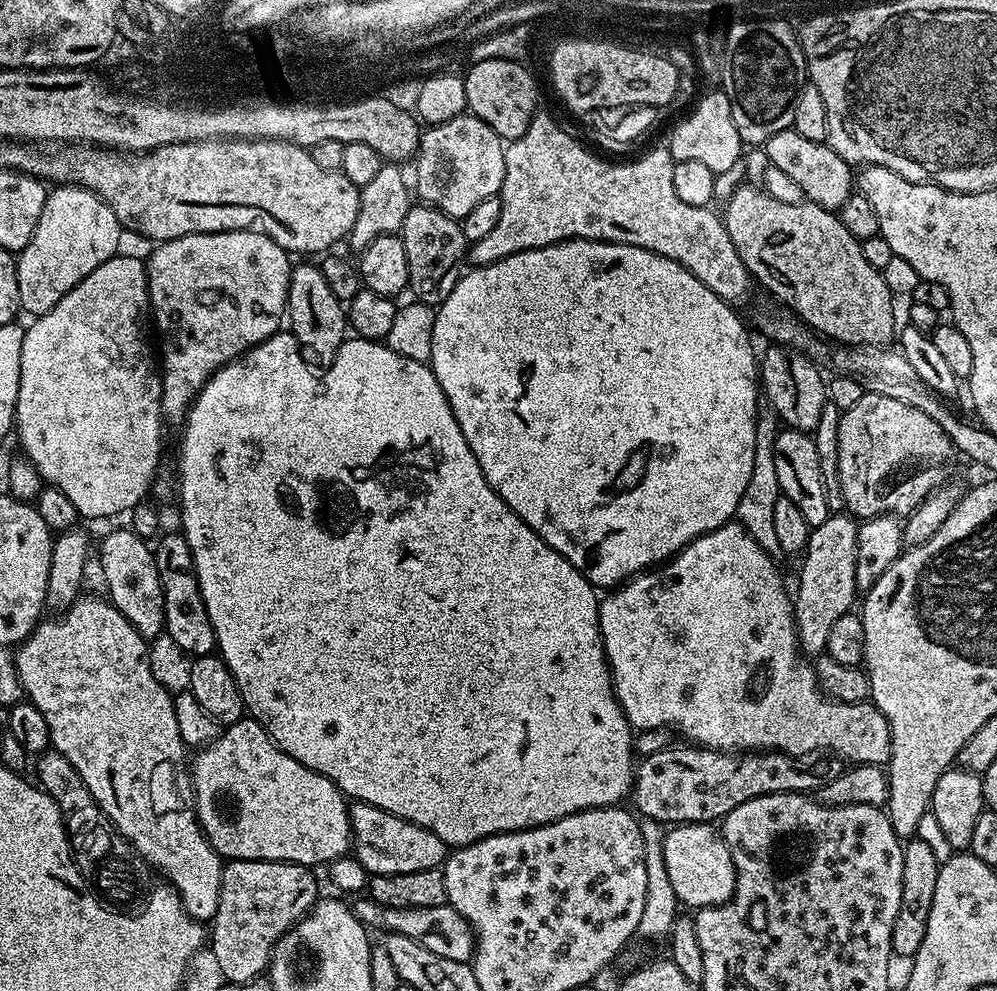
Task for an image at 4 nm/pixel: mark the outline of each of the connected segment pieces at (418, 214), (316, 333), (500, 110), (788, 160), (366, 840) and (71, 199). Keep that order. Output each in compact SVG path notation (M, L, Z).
M417 203L406 214L406 222L402 222L398 233L400 241L406 246L406 266L408 267L408 288L415 299L422 304L438 306L444 301L445 293L436 292L440 283L448 276L448 271L466 256L470 242L462 234L460 220L455 216L447 216L437 208Z
M297 263L293 267L292 281L288 287L286 324L301 349L305 353L313 352L314 355L320 356L321 365L324 366L332 363L345 342L346 333L350 328L346 319L345 305L334 294L334 290L330 290L326 278L322 278L322 270L315 263Z
M477 60L472 66L469 72L463 73L467 111L486 122L486 126L490 126L490 130L505 142L522 138L522 134L526 134L526 126L530 126L538 114L536 103L540 100L540 88L535 78L518 61Z
M792 129L780 131L764 145L766 154L774 170L782 172L794 185L798 186L809 203L814 203L828 211L837 211L845 204L854 188L854 172L847 160L829 147L827 143L810 142Z
M359 802L353 803L348 809L348 823L352 825L352 835L350 837L350 848L354 857L362 864L366 872L372 876L382 874L414 874L414 870L430 870L440 868L446 857L449 855L449 845L438 838L430 830L418 826L409 820L398 818L389 812L378 810L378 806L370 806Z
M56 186L49 191L42 218L34 226L34 238L16 256L18 298L29 317L46 314L86 274L94 274L102 262L117 255L122 229L114 210L89 188Z

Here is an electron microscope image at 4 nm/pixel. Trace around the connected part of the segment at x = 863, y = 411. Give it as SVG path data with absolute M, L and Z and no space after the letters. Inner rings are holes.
M865 391L864 396L858 398L857 404L850 406L850 410L840 414L840 425L838 426L838 474L840 475L840 489L844 495L844 508L856 518L867 518L869 516L895 516L903 518L908 513L913 512L939 484L943 484L949 479L948 463L952 460L952 454L954 455L954 447L951 438L947 436L946 431L942 430L941 426L938 426L937 422L934 422L934 419L930 418L929 415L924 414L922 410L915 409L912 405L906 405L903 402L898 402L895 398L885 396L883 391Z

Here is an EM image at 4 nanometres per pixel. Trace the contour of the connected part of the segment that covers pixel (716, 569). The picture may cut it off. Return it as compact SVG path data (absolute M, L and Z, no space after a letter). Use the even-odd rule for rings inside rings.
M729 522L718 526L718 530L708 532L705 536L697 536L667 562L653 567L651 570L637 572L635 576L611 589L605 595L608 596L605 600L603 597L599 601L600 637L604 643L604 656L608 659L612 687L616 689L616 700L622 706L624 717L627 718L633 729L673 728L674 731L681 732L688 739L685 741L717 752L771 750L785 752L788 756L797 758L808 758L813 754L831 754L852 766L857 764L887 765L892 745L890 726L876 705L871 702L847 704L841 700L831 700L816 683L815 667L802 655L800 644L796 640L796 614L793 597L790 595L789 589L788 592L784 589L784 580L780 577L774 561L776 560L754 540L743 525ZM759 668L765 668L768 671L768 685L765 686L761 696L752 697L748 693L748 683L755 678Z

